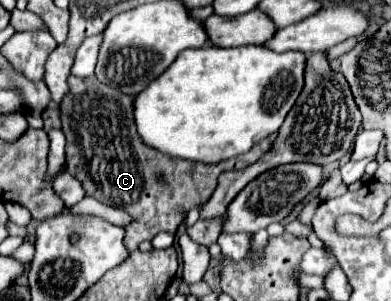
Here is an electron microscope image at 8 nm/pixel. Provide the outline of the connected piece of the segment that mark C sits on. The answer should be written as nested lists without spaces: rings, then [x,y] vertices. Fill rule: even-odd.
[[[69,77],[69,95],[61,103],[63,133],[67,137],[67,171],[85,187],[87,195],[97,201],[121,207],[133,215],[133,223],[125,227],[125,245],[135,251],[145,239],[153,239],[159,231],[175,233],[181,225],[181,211],[189,211],[197,203],[209,199],[217,187],[217,177],[229,169],[241,169],[257,159],[231,157],[221,163],[205,165],[177,159],[147,147],[135,129],[133,97],[103,83],[85,83],[85,79]],[[155,173],[163,173],[165,181],[157,181]]]

